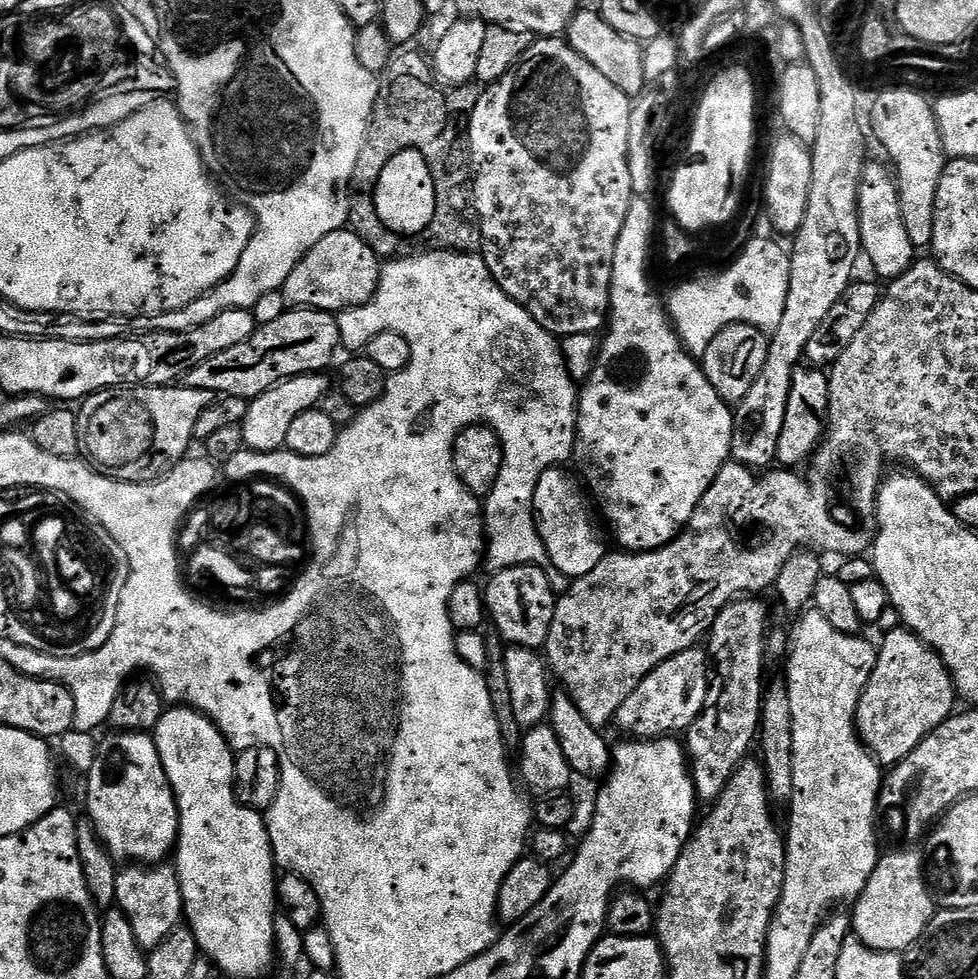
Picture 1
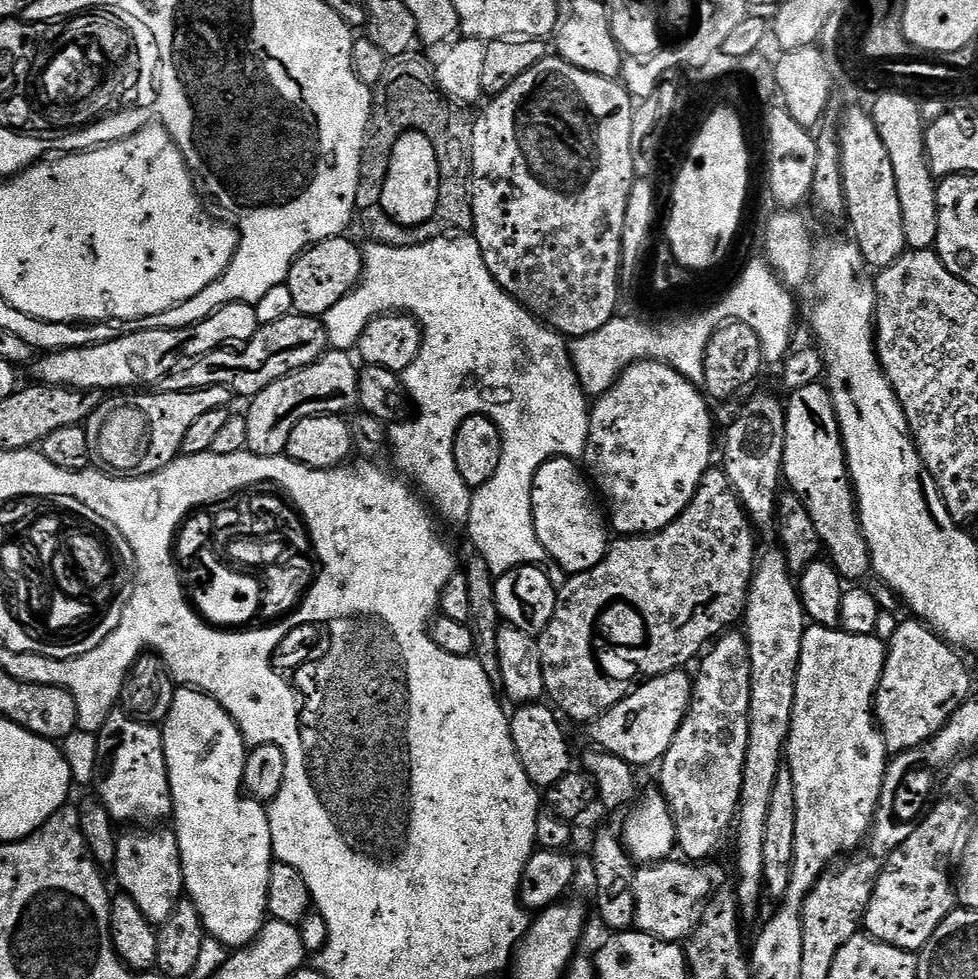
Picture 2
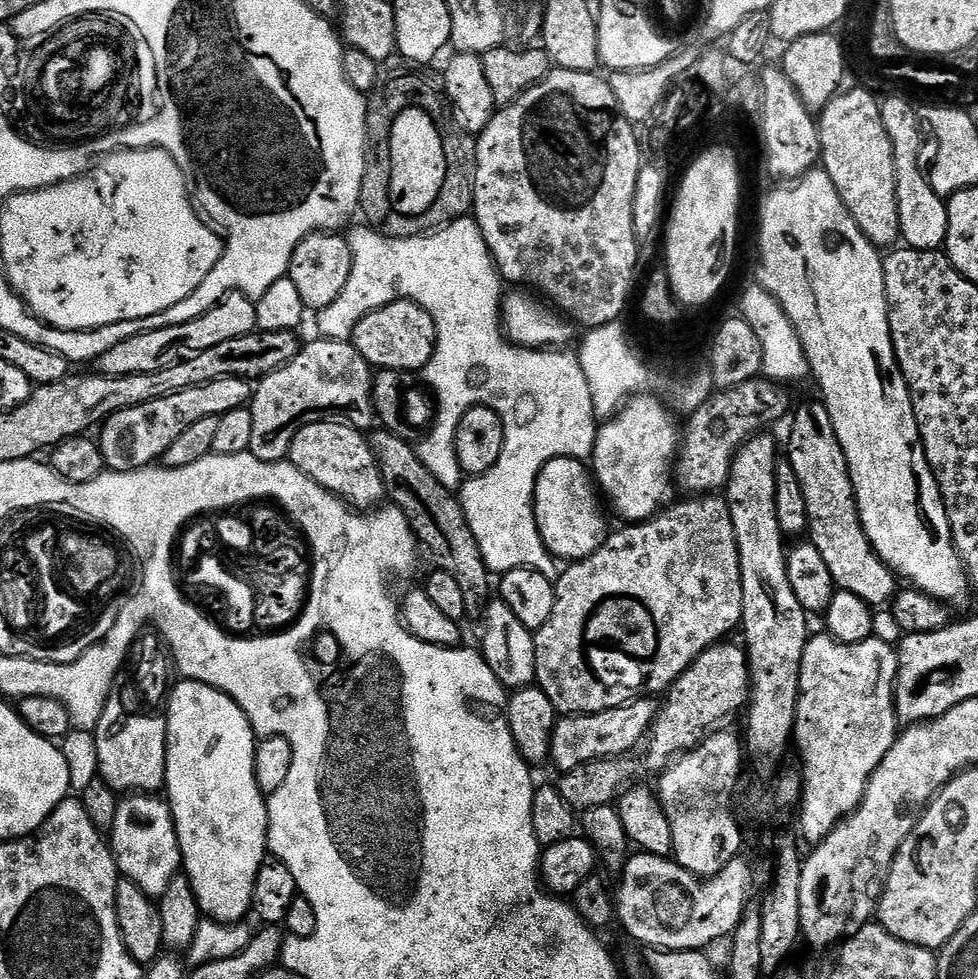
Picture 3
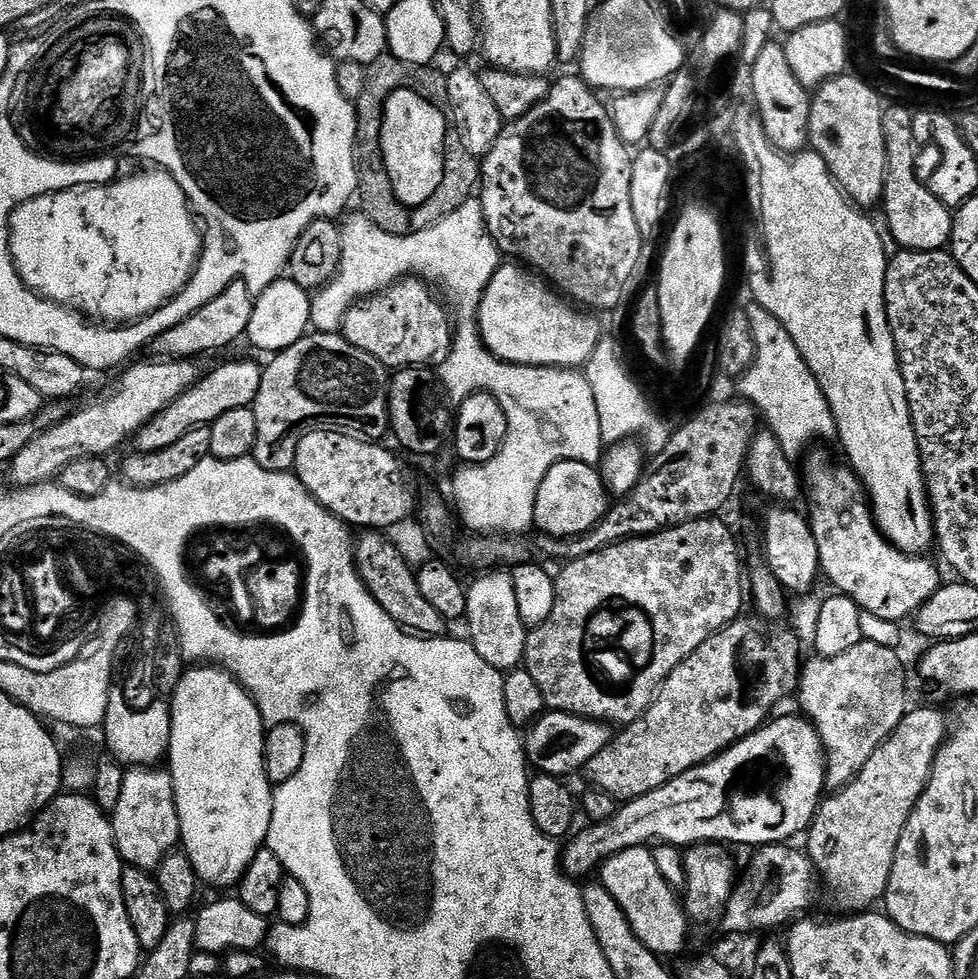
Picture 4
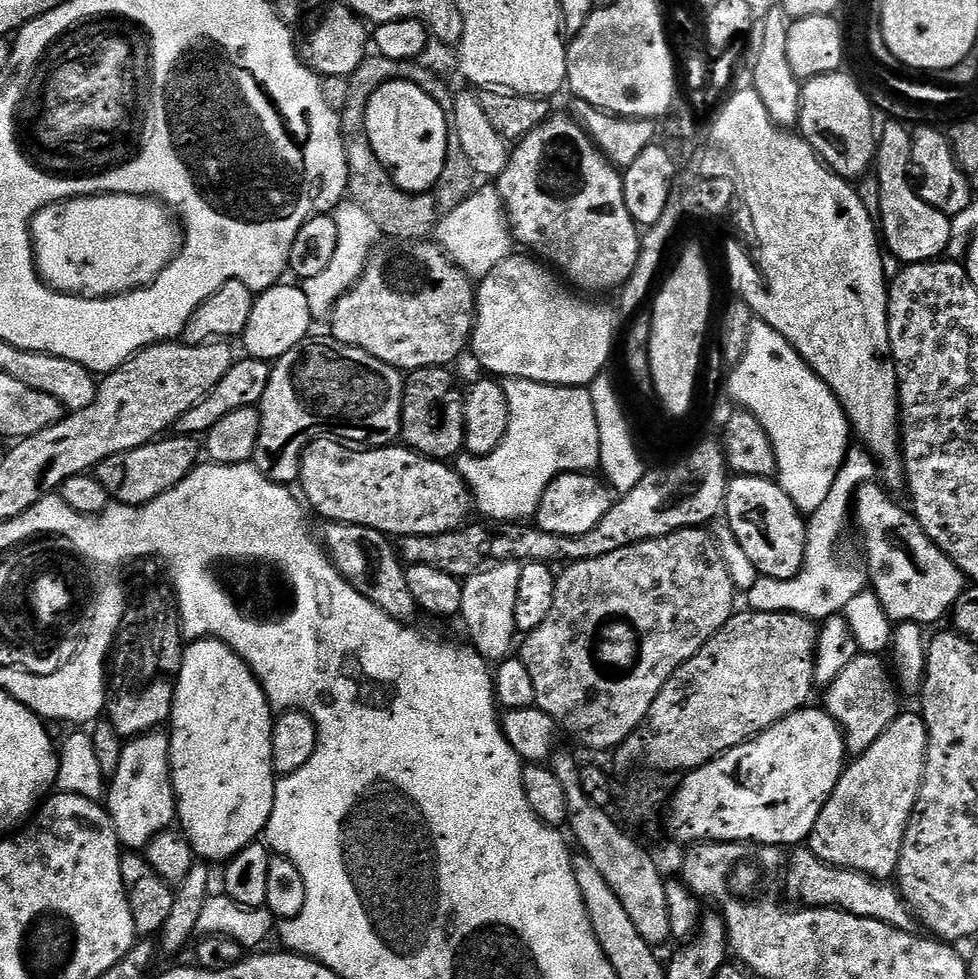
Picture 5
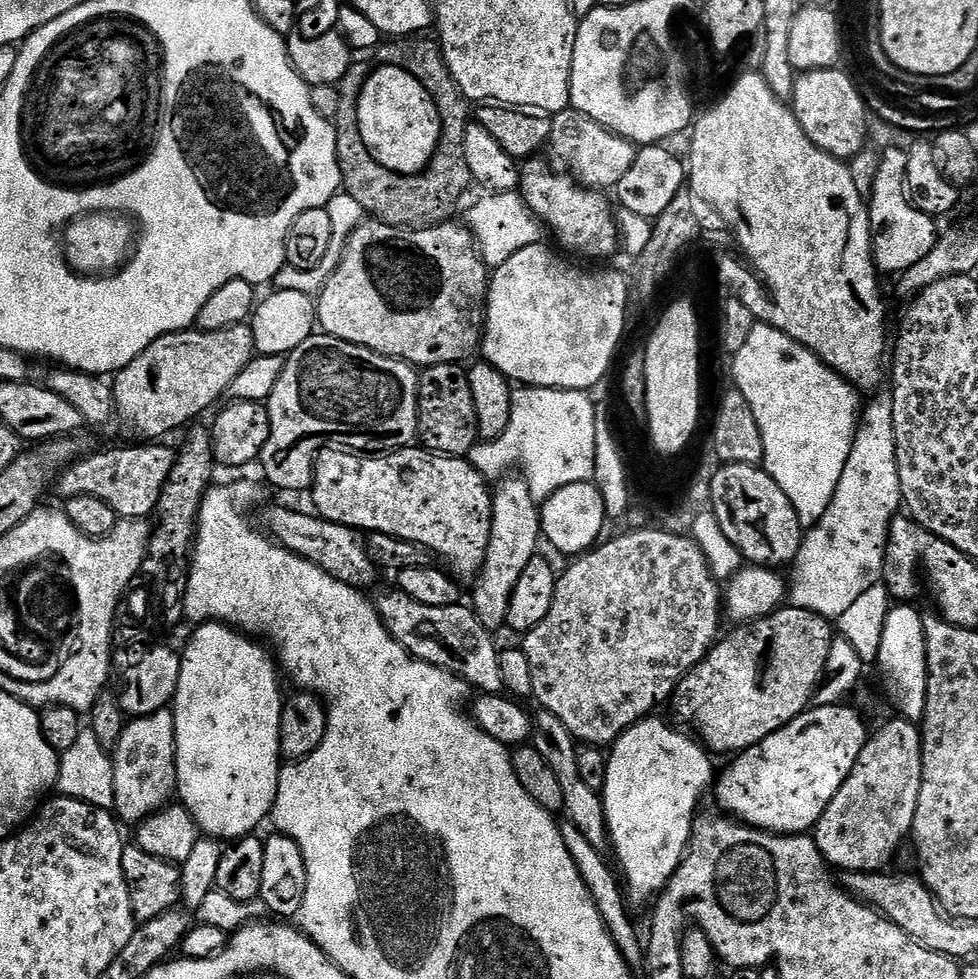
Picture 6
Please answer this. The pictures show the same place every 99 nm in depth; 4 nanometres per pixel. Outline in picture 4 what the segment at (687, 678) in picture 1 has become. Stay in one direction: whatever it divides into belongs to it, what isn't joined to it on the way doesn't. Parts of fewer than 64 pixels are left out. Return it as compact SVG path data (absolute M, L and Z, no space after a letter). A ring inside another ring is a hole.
M545 711L523 733L524 752L528 763L537 773L546 776L568 778L571 772L587 769L590 758L598 754L614 735L607 723L599 720L587 720L584 716L575 716L569 712Z

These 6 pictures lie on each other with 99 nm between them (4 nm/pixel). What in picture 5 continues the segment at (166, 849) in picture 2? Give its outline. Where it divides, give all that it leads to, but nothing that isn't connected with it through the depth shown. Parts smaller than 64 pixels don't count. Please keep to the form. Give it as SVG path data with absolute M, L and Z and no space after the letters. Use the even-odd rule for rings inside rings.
M164 730L133 736L122 750L122 762L106 788L106 811L117 838L128 850L143 850L153 838L177 823L176 791L172 785L172 742Z

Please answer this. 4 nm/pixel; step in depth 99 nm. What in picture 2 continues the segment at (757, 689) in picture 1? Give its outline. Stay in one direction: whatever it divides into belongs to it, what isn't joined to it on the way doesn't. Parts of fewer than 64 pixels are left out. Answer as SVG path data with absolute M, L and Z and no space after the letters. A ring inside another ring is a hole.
M728 630L711 645L711 648L707 655L703 657L703 660L705 660L700 666L700 673L695 673L694 695L686 718L682 722L678 734L674 734L674 742L670 742L670 750L666 750L664 759L661 760L658 765L658 771L660 771L660 784L658 784L658 788L659 791L663 792L666 802L668 803L668 809L672 811L672 817L676 823L676 848L679 849L679 851L684 851L685 854L688 855L685 857L692 862L707 861L704 859L706 859L707 856L714 855L715 852L723 846L724 839L726 839L727 836L729 839L730 833L733 831L738 819L740 795L742 794L742 770L746 762L746 746L748 745L748 731L750 730L750 722L748 721L748 715L750 714L750 650L748 649L748 637L744 635L743 631Z

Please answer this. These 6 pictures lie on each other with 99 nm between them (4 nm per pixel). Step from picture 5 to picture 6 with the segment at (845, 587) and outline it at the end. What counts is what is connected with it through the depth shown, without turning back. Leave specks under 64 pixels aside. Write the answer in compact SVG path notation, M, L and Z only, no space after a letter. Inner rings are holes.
M891 389L877 391L865 405L857 425L855 441L838 480L834 496L826 513L814 527L807 529L800 541L799 554L794 561L794 578L790 580L788 600L791 607L811 610L831 620L848 611L859 596L883 581L885 550L889 526L903 507L901 478L898 473L897 442L894 438L894 412Z

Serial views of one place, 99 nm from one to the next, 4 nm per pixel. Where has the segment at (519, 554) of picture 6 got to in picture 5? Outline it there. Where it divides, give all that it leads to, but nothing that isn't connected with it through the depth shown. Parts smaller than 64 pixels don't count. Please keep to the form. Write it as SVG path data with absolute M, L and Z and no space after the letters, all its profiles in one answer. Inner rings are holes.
M505 560L493 563L463 581L460 616L468 627L468 636L472 639L471 647L489 662L507 660L513 655L514 645L518 640L514 622L514 602L518 602L520 570L521 565L517 561Z

